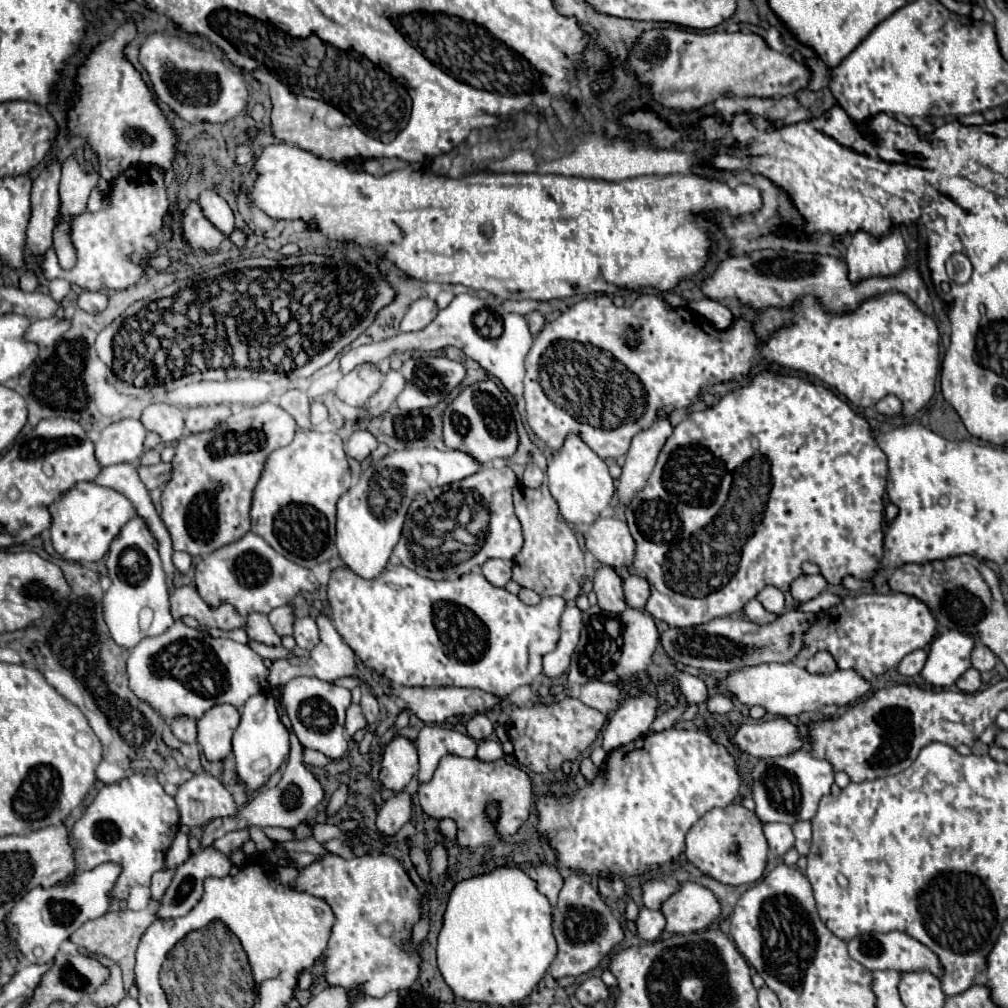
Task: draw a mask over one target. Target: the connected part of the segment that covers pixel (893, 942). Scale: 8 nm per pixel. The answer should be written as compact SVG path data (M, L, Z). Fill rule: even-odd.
M889 932L889 934L861 934L847 942L849 956L863 964L867 970L897 970L897 972L931 972L933 976L943 976L943 966L935 952L917 942L905 932Z

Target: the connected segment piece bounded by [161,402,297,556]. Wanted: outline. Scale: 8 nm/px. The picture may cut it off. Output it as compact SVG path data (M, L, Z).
M263 402L231 414L209 432L191 434L177 444L173 476L161 496L161 520L167 526L173 550L207 556L249 532L251 500L267 456L287 446L297 432L293 416L277 404Z

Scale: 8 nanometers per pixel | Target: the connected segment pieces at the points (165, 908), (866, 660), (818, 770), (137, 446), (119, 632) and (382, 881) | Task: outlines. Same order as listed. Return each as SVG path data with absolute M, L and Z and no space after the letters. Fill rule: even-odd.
M205 848L199 854L191 854L185 864L175 868L171 886L159 902L159 916L185 916L199 902L205 878L223 878L229 874L231 866L231 858L227 854L217 852L215 848Z
M863 594L863 596L855 596L855 598L847 596L847 598L843 598L843 602L839 606L817 616L815 626L805 634L807 646L801 650L799 656L809 658L819 650L827 650L835 658L839 668L853 668L863 678L873 680L875 676L895 668L909 652L913 652L917 648L927 648L931 644L931 640L935 638L935 634L937 634L935 616L927 608L927 604L923 604L915 596L907 596L907 594Z
M797 750L785 758L767 758L759 760L753 770L753 800L755 800L755 812L761 822L785 822L795 824L799 820L811 820L817 812L819 800L831 792L831 784L835 778L835 770L827 760L813 758L807 750Z
M121 420L107 426L101 438L95 442L95 456L101 466L113 466L121 462L137 462L143 454L143 440L147 436L145 426L139 420Z
M141 516L129 520L123 526L121 534L113 540L107 554L107 570L113 584L103 598L103 610L105 610L105 622L109 622L111 636L119 646L131 650L143 638L157 636L173 624L173 616L169 614L169 600L167 600L169 592L167 592L165 572L161 568L161 558L155 548L155 538ZM143 608L151 608L153 612L151 624L147 626L141 624Z
M325 852L317 862L299 870L291 888L325 900L335 914L333 932L323 958L325 980L331 988L345 988L351 998L381 998L387 992L409 988L419 978L423 950L407 950L407 944L411 940L411 928L419 922L423 908L417 886L397 858L363 854L345 860ZM383 920L395 926L393 938L377 934L377 924Z

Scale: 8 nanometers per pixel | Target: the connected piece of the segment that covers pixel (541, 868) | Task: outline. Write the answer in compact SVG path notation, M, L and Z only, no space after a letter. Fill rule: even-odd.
M537 864L537 866L529 866L527 874L537 882L537 890L549 898L551 906L555 906L559 890L563 886L561 872L553 864Z

